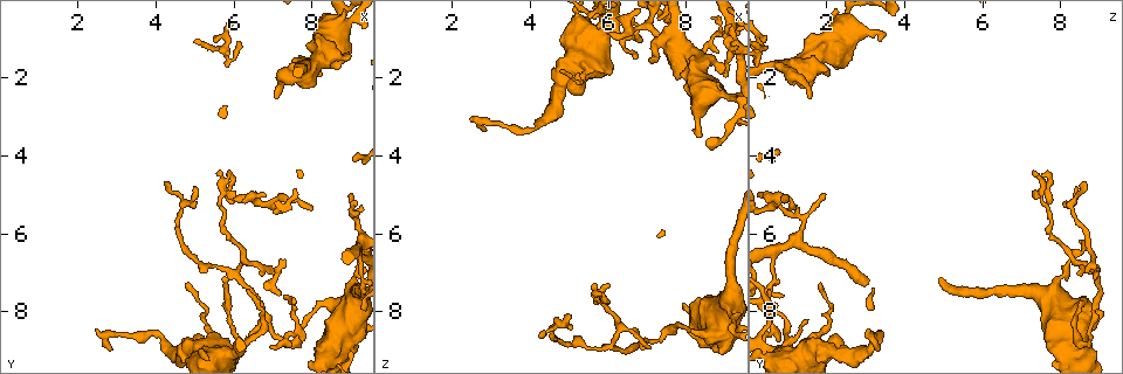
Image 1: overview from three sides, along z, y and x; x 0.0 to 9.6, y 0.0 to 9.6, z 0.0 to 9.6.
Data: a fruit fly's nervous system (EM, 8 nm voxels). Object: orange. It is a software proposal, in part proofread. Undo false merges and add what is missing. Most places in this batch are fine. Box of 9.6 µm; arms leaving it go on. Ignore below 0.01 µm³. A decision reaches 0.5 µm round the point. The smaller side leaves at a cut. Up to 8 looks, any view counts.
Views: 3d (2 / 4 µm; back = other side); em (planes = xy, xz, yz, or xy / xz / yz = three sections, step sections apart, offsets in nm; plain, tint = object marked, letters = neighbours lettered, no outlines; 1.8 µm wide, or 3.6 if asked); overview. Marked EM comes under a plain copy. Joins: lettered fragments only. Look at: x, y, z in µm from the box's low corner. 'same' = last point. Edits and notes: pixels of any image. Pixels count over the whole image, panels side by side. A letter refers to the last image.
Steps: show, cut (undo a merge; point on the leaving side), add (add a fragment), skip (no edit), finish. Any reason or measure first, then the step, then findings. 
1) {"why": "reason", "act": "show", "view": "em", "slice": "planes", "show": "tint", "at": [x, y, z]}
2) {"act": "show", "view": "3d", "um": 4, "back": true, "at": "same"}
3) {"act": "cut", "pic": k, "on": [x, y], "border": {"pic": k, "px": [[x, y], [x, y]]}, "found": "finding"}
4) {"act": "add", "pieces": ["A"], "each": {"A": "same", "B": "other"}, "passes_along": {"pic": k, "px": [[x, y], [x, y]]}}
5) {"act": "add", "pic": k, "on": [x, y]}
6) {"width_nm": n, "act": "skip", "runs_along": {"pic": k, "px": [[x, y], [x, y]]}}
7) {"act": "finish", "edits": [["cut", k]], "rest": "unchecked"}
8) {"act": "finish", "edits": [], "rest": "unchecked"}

{"why": "free end", "act": "show", "view": "em", "um": 3.6, "slice": "planes", "show": "letters", "at": [6.05, 5.20, 0.90]}

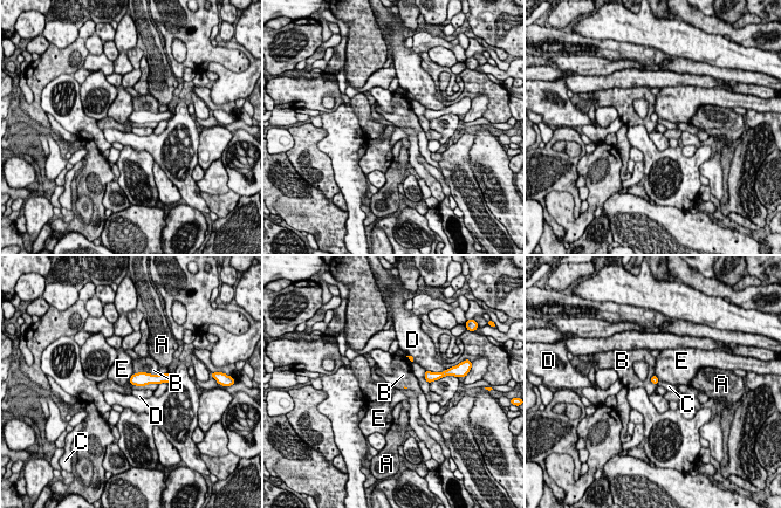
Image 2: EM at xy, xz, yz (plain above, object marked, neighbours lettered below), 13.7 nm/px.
{"act": "skip", "each": {"A": "other", "B": "other", "C": "other", "D": "other", "E": "other"}, "border": {"pic": 2, "px": [[134, 372], [157, 375]]}, "found": "no lettered fragment goes on from it"}

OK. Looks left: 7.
{"why": "free end", "act": "show", "view": "em", "slice": "planes", "show": "letters", "at": [5.05, 5.25, 8.05]}

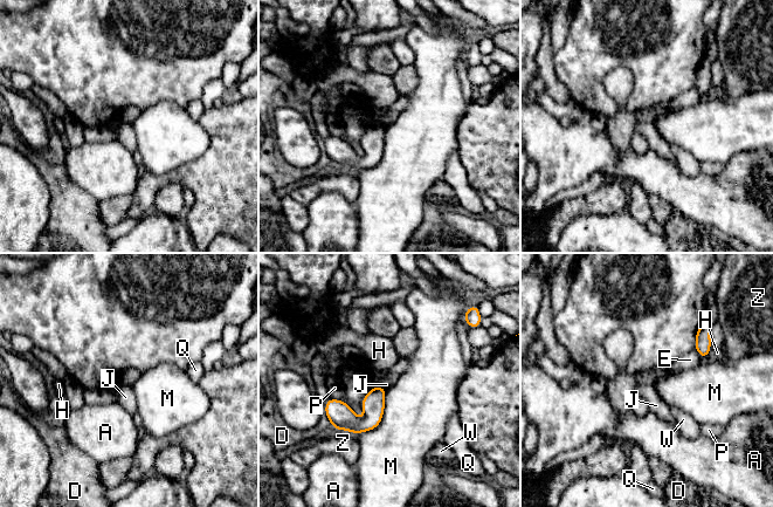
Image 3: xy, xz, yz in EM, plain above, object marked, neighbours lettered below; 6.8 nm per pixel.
{"act": "skip", "each": {"A": "other", "D": "other", "E": "other", "H": "other", "J": "other", "M": "other", "P": "other", "Q": "other", "W": "other", "Z": "other"}, "border": {"pic": 3, "px": [[379, 385], [385, 389]]}, "found": "no lettered fragment goes on from it"}

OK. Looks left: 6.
{"why": "sudden change in width", "act": "show", "view": "em", "um": 3.6, "slice": "planes", "show": "tint", "at": [9.05, 8.05, 7.85]}

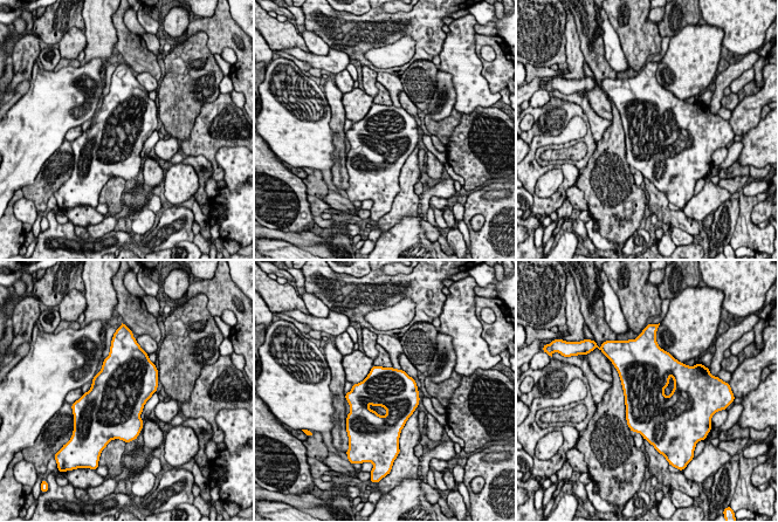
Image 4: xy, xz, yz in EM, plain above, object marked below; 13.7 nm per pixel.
{"why": "see the neighbours", "act": "show", "view": "em", "um": 3.6, "slice": "planes", "show": "letters", "at": "same"}

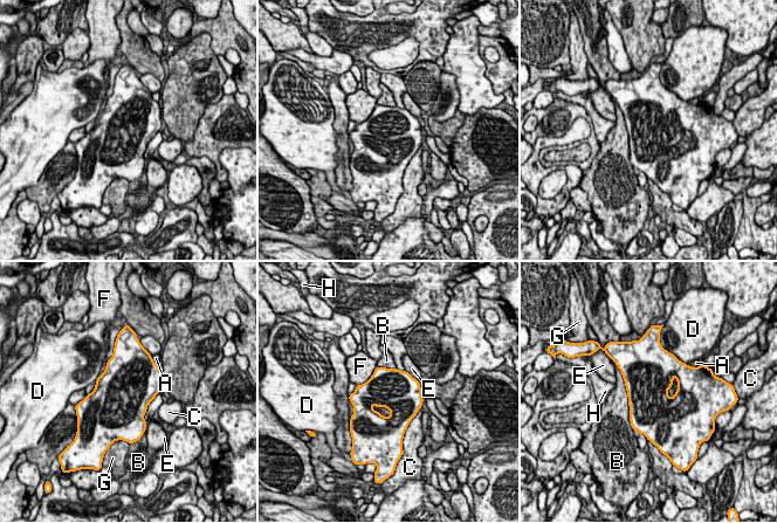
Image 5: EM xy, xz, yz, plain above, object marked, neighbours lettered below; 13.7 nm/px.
{"act": "skip", "each": {"A": "other", "B": "other", "C": "other", "D": "other", "E": "other", "F": "other", "G": "other", "H": "other"}, "border": {"pic": 5, "px": [[618, 369], [633, 428]]}, "found": "continuous, no second cell"}

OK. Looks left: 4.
{"act": "finish", "edits": [], "rest": "unchecked"}

